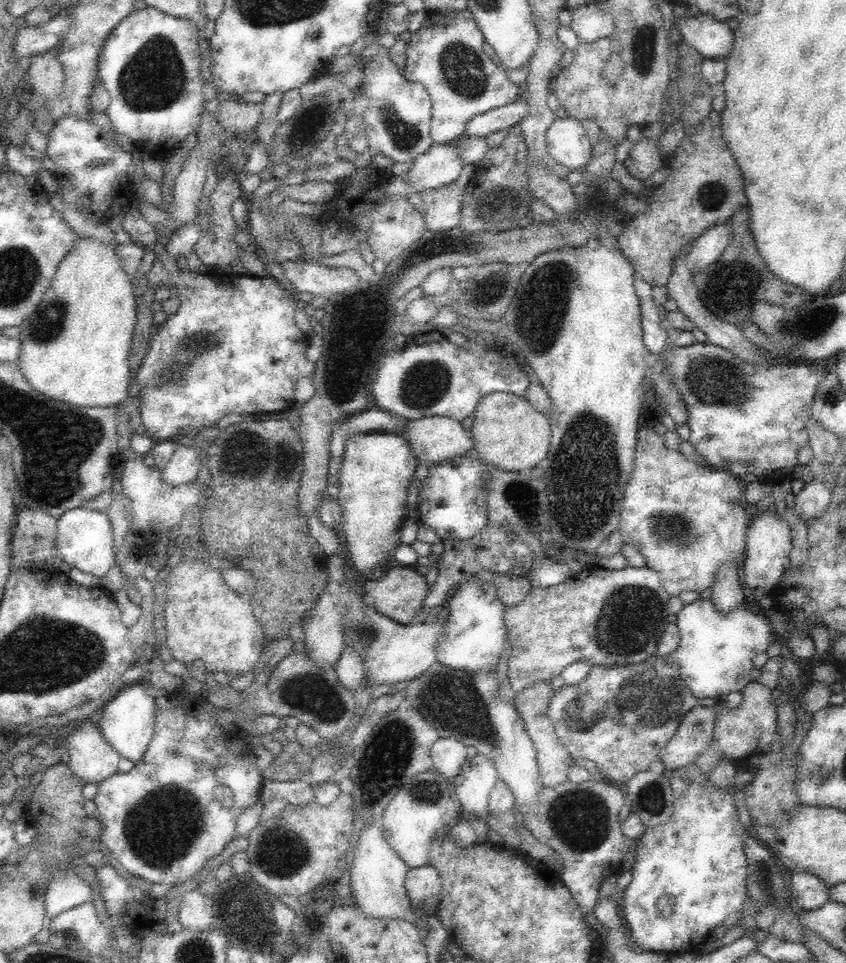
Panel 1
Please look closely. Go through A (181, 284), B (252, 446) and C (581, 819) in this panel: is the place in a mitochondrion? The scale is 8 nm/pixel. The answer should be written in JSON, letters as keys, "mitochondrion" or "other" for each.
{"A":"other","B":"mitochondrion","C":"mitochondrion"}

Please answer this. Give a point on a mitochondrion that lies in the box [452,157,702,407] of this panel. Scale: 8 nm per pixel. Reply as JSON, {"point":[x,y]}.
{"point":[487,289]}

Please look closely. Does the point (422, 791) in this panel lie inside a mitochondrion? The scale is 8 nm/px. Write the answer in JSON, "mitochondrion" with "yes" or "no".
{"mitochondrion":"yes"}

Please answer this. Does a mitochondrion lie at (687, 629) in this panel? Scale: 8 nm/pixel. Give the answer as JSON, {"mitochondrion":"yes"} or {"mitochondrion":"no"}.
{"mitochondrion":"no"}

